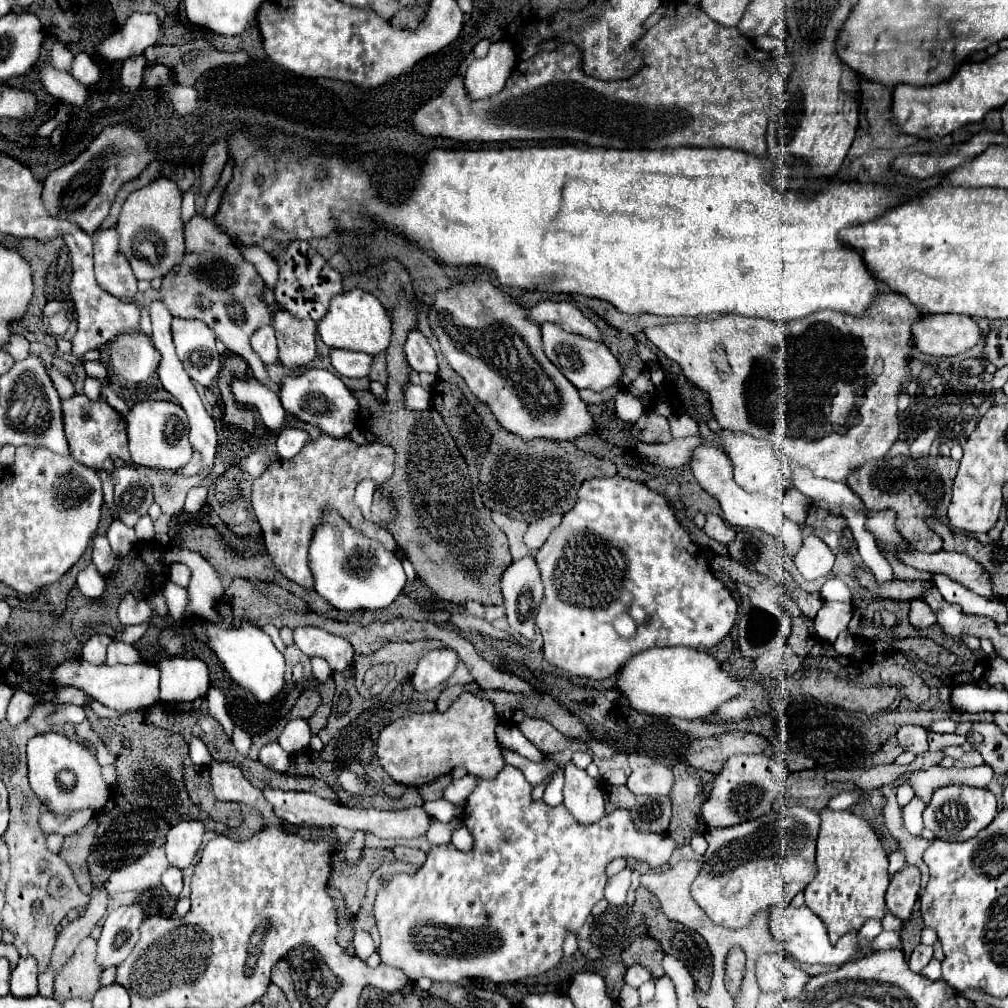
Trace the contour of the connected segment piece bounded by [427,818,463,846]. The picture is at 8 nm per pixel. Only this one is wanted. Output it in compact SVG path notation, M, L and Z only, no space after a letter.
M455 818L455 820L451 820L449 824L441 824L441 822L433 822L431 824L431 828L429 828L429 832L427 832L427 838L429 838L429 842L433 842L435 846L439 846L439 844L449 844L451 842L451 834L457 830L457 828L461 828L463 826L463 820L461 818Z

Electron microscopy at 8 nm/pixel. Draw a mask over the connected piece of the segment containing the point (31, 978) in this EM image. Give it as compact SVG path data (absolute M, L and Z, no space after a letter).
M21 958L17 968L11 974L11 994L19 998L29 998L37 994L37 962L29 958Z

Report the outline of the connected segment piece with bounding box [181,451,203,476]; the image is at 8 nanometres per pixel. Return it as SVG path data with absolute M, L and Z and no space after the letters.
M194 451L193 457L191 458L191 462L185 466L185 468L181 468L181 474L185 474L185 476L193 476L193 474L197 474L200 470L203 469L203 463L199 452Z

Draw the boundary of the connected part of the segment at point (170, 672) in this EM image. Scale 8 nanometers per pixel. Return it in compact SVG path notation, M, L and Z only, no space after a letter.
M159 658L155 666L161 672L161 700L163 702L193 702L207 696L209 670L195 658Z

